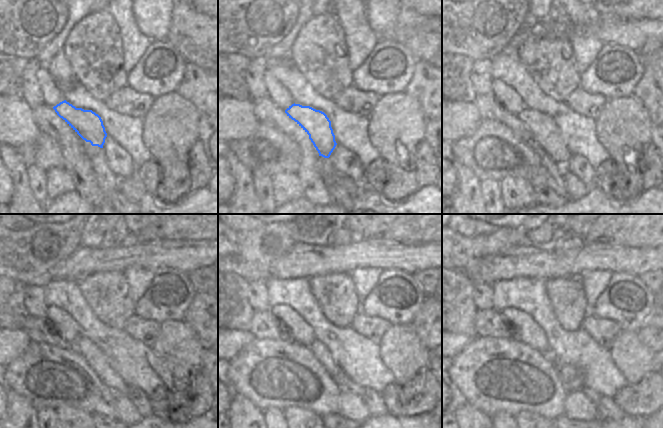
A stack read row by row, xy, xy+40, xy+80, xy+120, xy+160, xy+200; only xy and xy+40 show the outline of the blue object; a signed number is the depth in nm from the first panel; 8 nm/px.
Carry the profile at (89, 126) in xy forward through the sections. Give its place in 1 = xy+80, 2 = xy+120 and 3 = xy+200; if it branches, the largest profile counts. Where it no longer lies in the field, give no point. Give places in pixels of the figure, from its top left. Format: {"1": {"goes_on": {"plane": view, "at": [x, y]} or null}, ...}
{"1": {"goes_on": {"plane": "xy+80", "at": [544, 131]}}, "2": {"goes_on": {"plane": "xy+120", "at": [94, 356]}}, "3": {"goes_on": {"plane": "xy+200", "at": [549, 355]}}}

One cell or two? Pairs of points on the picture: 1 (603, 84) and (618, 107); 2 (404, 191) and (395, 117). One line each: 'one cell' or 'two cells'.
1: two cells
2: one cell

